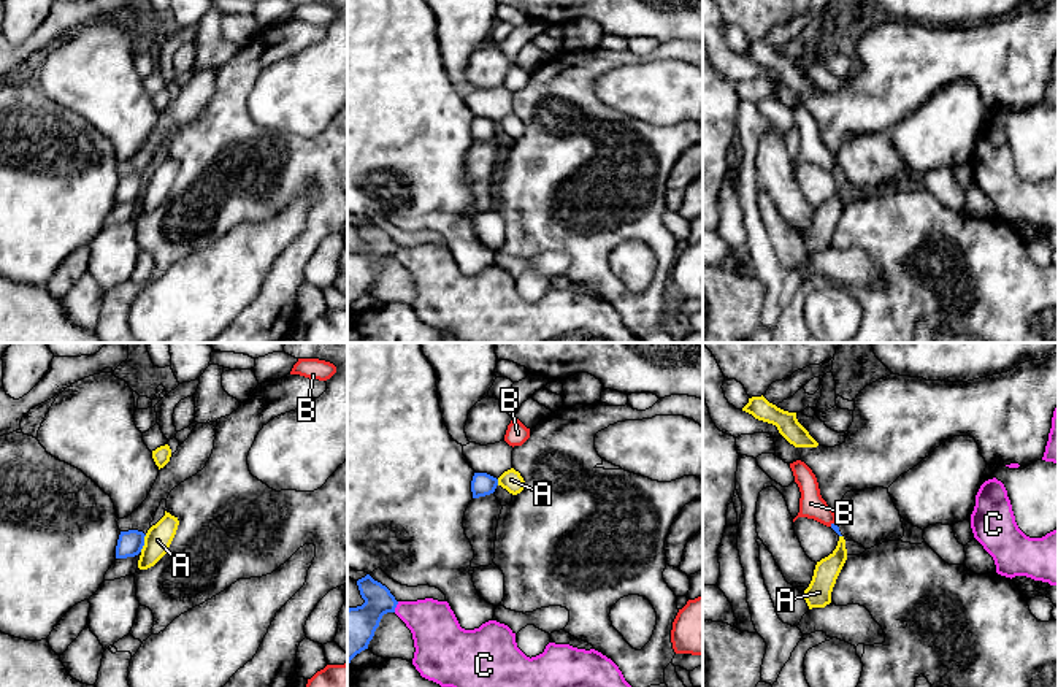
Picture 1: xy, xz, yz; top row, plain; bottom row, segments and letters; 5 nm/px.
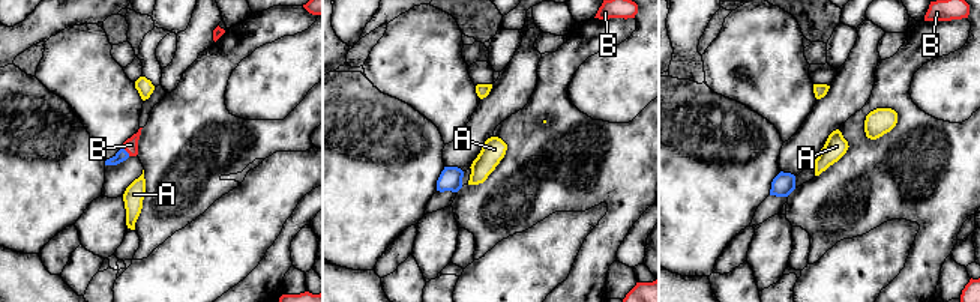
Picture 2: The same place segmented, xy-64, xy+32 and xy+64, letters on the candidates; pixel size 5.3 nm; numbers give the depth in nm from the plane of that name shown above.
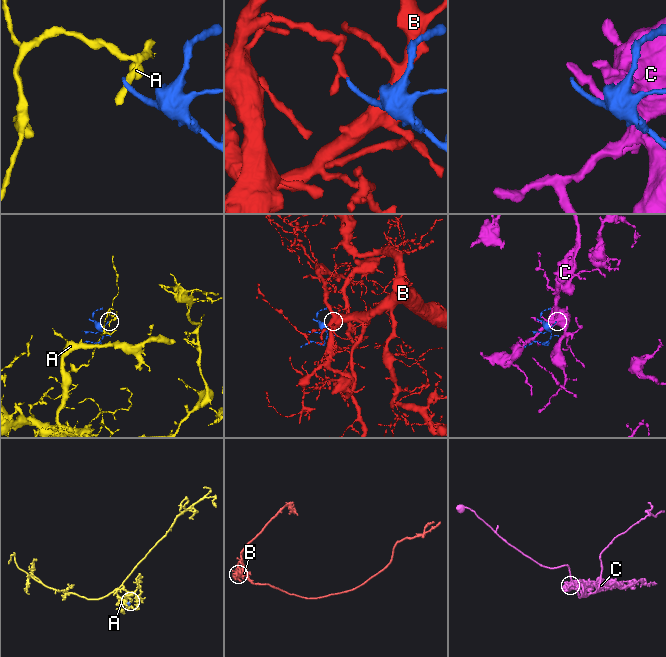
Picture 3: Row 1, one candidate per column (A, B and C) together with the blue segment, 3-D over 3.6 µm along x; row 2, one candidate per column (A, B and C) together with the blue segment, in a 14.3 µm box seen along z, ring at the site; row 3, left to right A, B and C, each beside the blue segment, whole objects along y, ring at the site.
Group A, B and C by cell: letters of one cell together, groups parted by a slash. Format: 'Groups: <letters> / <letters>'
Groups: A / B / C

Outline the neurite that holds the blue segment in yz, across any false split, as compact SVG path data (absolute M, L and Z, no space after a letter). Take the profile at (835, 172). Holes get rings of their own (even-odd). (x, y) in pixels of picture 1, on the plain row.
M801 105L790 108L790 113L801 136L799 157L793 167L798 162L814 163L831 171L839 181L842 181L836 168L836 159L822 143L817 122L812 114Z

